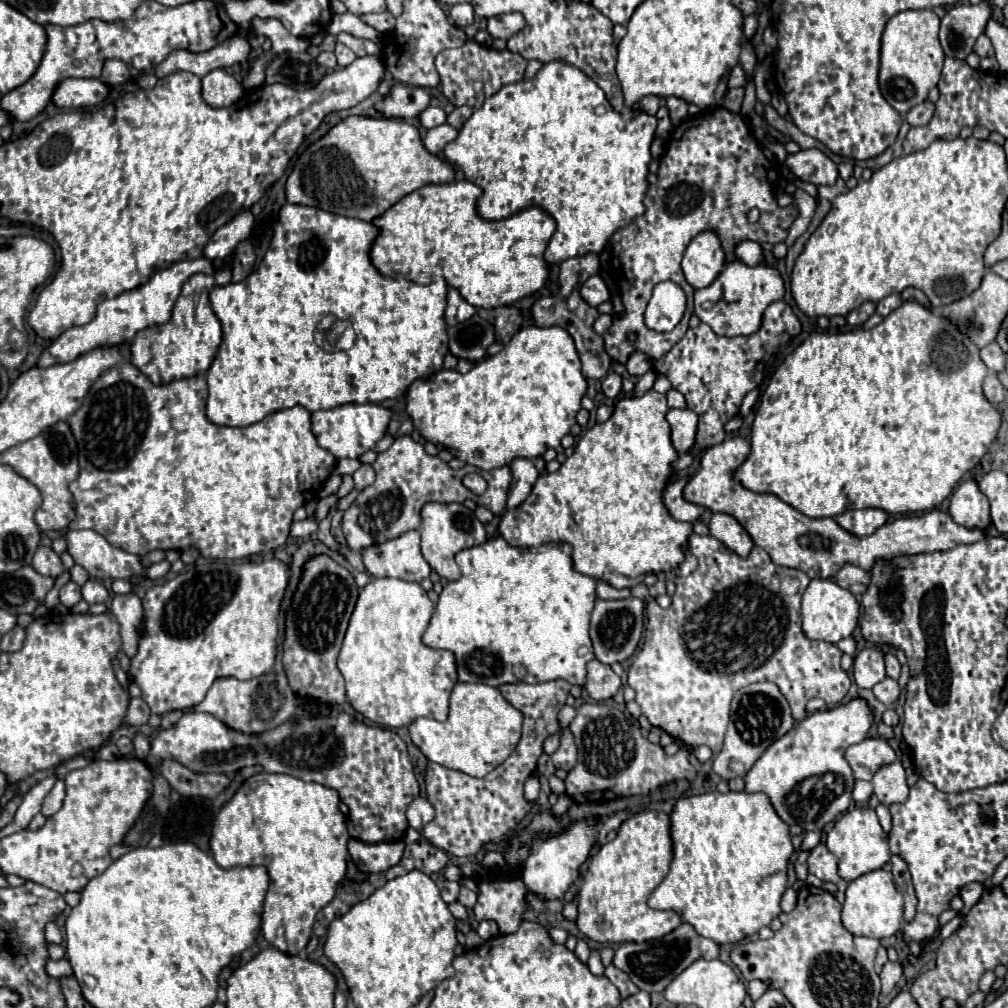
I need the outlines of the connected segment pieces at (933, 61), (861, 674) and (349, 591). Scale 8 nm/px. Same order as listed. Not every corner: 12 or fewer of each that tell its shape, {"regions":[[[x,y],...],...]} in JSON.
{"regions":[[[904,10],[882,34],[880,90],[906,114],[940,80],[940,18]],[[864,648],[854,658],[854,682],[872,688],[886,678],[884,654]],[[308,558],[286,612],[292,692],[344,704],[336,658],[354,576]]]}

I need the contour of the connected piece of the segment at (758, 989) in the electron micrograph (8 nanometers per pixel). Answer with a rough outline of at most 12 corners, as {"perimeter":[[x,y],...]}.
{"perimeter":[[752,980],[748,984],[748,996],[756,1002],[768,984],[762,980]]}

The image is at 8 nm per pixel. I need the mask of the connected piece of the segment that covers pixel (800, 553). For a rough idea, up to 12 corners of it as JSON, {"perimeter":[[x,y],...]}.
{"perimeter":[[750,442],[708,448],[684,486],[734,516],[774,564],[832,578],[846,562],[944,552],[986,538],[940,510],[856,538],[732,472]]}

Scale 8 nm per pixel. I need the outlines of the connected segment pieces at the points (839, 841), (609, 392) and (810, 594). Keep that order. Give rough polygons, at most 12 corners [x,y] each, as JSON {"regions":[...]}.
{"regions":[[[856,806],[828,832],[846,882],[890,860],[874,810]],[[610,372],[602,380],[602,392],[608,398],[618,398],[622,378]],[[810,580],[802,632],[836,644],[854,632],[860,606],[834,580]]]}

